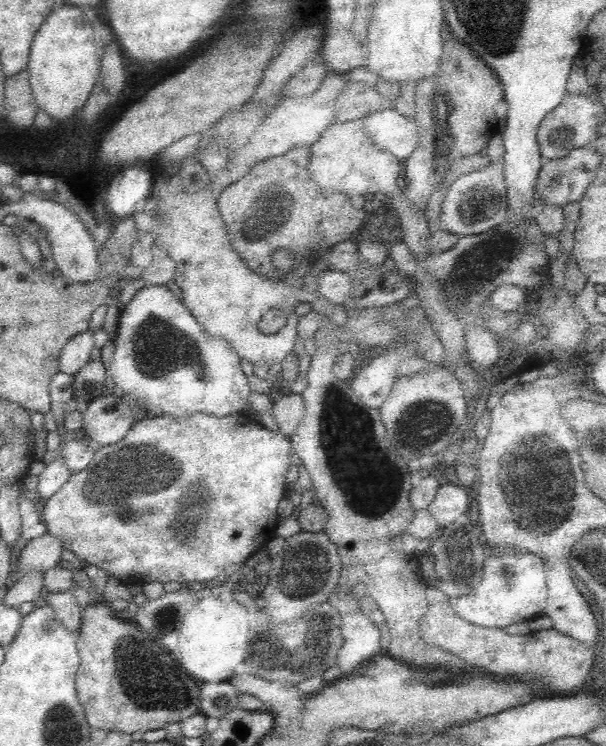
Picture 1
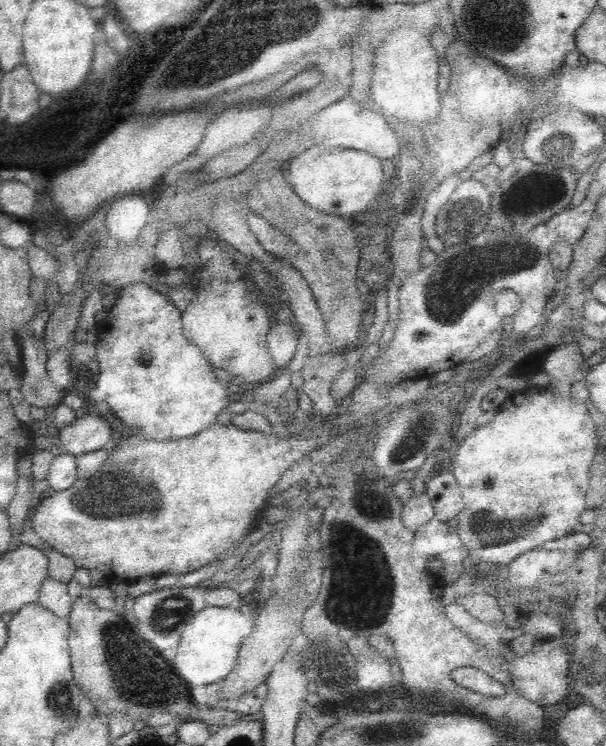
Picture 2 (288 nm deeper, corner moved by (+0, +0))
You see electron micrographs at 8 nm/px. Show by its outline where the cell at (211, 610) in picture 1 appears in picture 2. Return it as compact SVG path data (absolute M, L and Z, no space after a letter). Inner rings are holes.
M206 606L200 610L192 622L182 632L182 640L178 644L178 654L174 660L174 668L178 674L190 682L190 684L216 684L220 680L226 680L226 676L234 670L238 662L238 648L250 636L250 630L254 626L254 620L250 616L244 616L238 610L232 608L218 608L218 606Z

